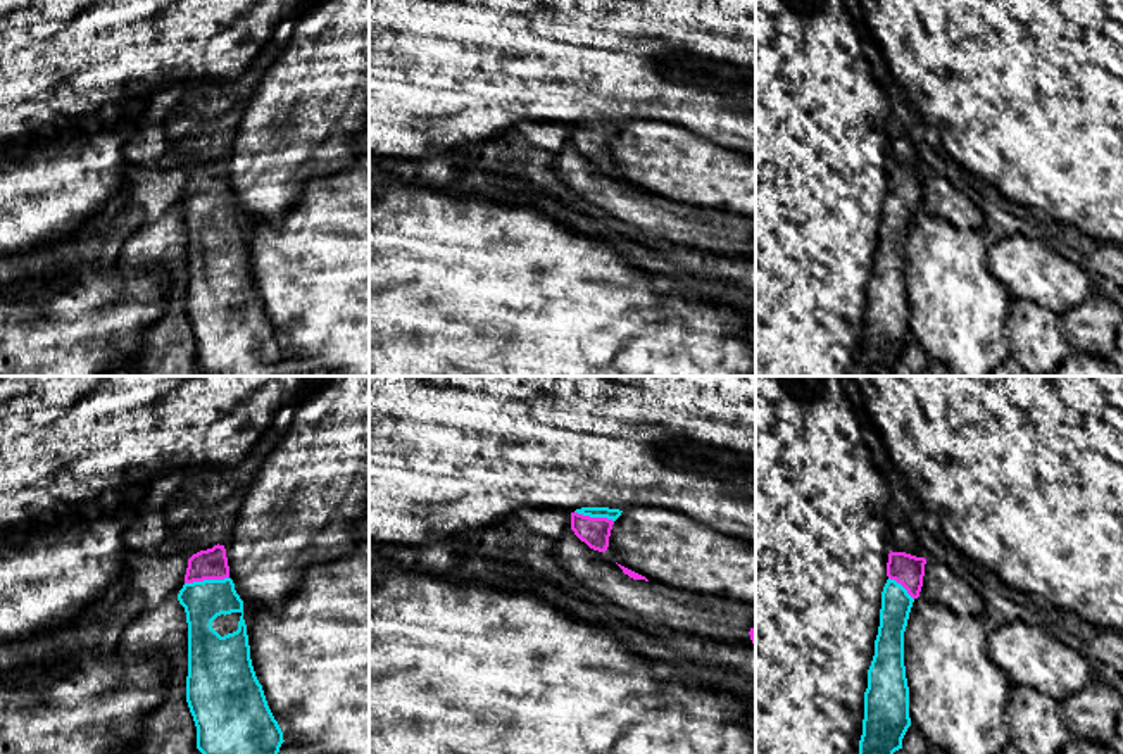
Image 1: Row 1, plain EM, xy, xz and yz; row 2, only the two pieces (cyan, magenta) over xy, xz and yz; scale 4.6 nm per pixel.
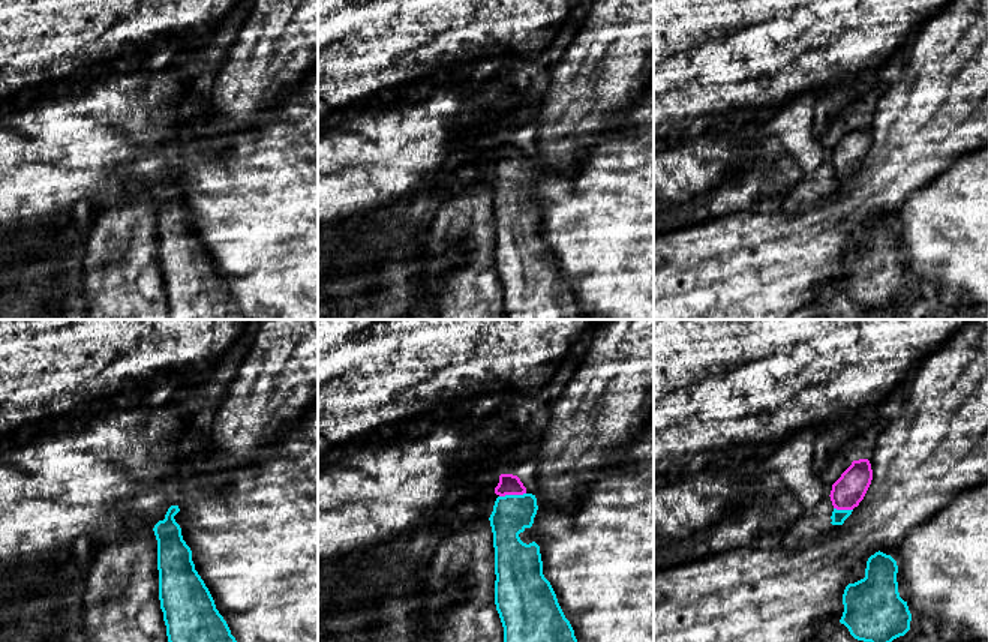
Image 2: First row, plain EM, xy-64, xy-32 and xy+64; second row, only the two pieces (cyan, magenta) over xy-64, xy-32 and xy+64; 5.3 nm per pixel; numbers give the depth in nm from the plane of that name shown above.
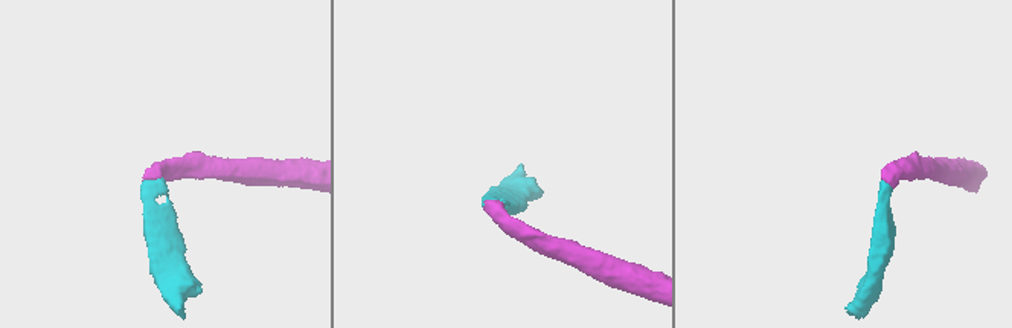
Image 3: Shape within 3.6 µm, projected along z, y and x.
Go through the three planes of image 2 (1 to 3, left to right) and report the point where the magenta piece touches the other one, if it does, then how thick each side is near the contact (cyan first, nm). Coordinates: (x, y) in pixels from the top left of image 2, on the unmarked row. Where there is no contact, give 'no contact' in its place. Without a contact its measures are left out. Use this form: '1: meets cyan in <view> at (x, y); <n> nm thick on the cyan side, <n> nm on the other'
1: no contact
2: meets cyan in xy-32 at (511, 159); 200 nm thick on the cyan side, 110 nm on the other
3: meets cyan in xy+64 at (843, 174); 80 nm thick on the cyan side, 170 nm on the other

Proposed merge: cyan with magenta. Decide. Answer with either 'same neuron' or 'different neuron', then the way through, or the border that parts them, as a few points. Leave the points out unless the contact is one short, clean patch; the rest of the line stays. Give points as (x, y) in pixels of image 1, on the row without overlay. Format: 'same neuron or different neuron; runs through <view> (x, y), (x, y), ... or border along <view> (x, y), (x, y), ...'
same neuron; runs through xy (204, 214), (206, 194), (207, 178)

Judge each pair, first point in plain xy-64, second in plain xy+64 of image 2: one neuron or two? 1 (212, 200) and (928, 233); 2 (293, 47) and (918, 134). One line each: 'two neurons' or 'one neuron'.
1: one neuron
2: one neuron

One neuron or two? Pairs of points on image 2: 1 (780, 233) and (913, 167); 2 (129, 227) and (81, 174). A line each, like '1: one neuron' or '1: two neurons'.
1: one neuron
2: two neurons

